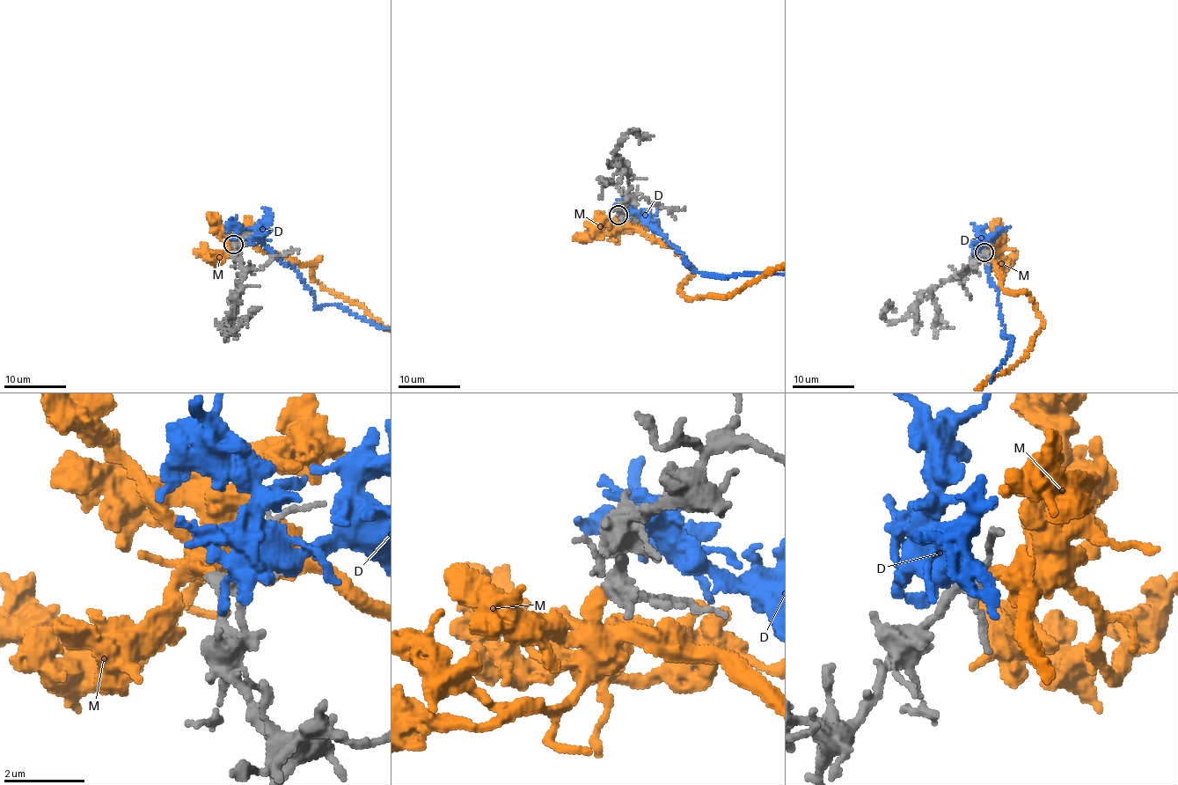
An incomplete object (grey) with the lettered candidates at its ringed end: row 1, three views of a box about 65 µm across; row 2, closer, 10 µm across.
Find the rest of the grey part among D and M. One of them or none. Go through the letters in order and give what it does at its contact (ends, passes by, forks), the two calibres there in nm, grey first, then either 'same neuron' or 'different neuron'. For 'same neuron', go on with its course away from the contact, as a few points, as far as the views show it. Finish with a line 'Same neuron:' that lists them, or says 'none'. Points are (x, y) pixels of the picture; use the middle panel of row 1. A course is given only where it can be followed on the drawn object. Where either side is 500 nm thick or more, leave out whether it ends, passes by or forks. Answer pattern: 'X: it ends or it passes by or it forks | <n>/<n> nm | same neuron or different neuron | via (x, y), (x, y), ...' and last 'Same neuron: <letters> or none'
D: it ends | 300/240 nm | different neuron
M: it ends | 280/320 nm | different neuron
Same neuron: none

